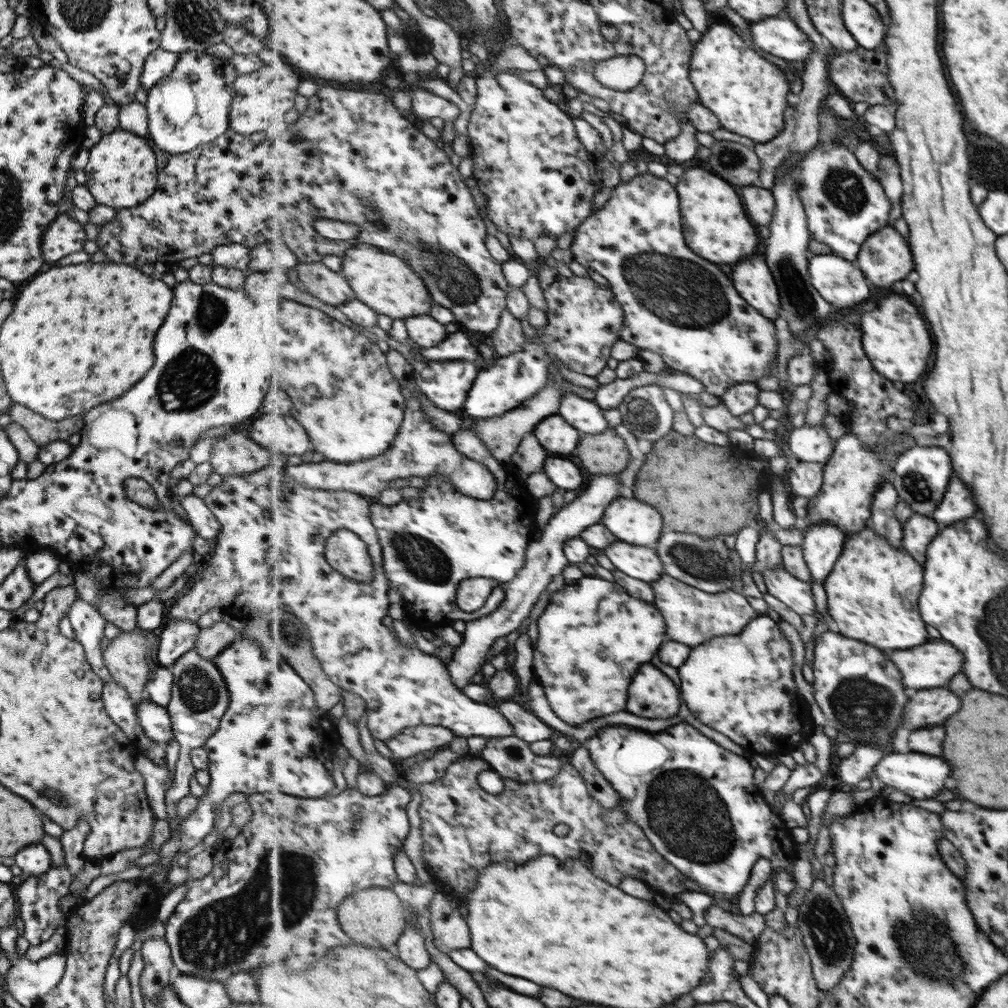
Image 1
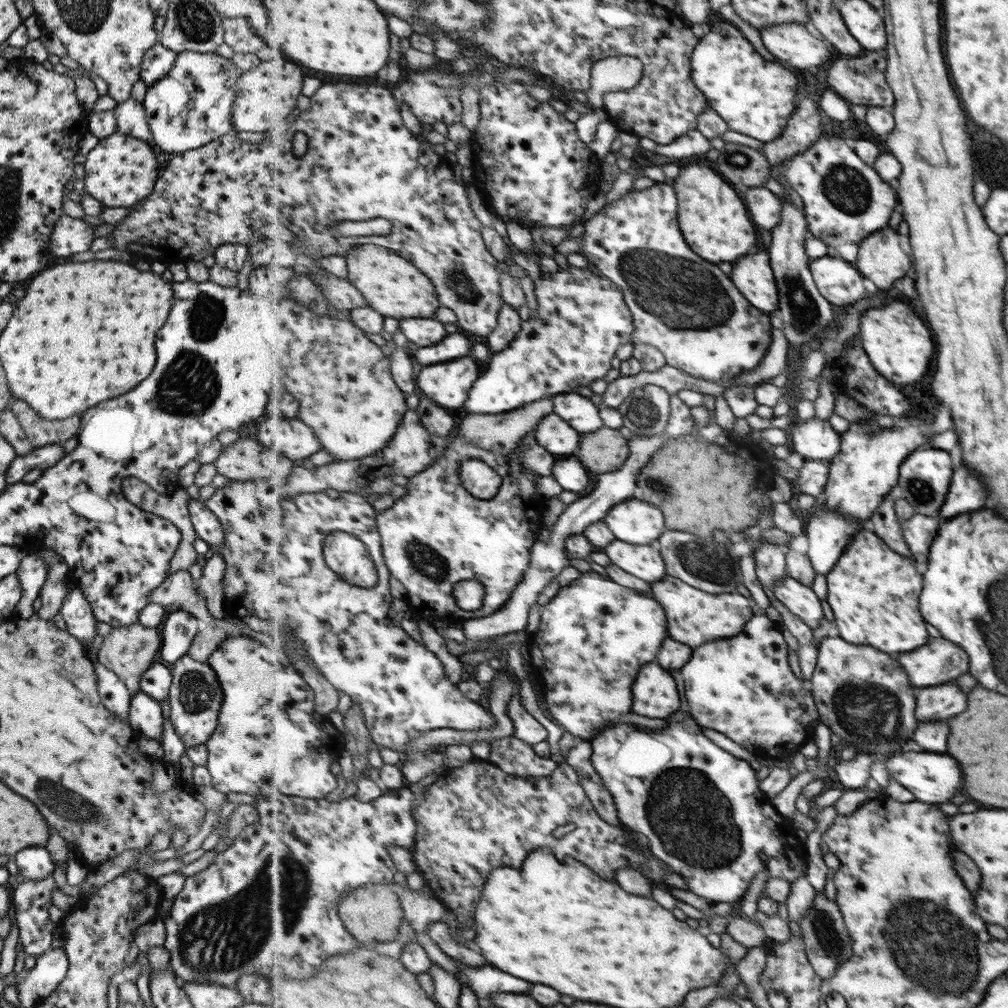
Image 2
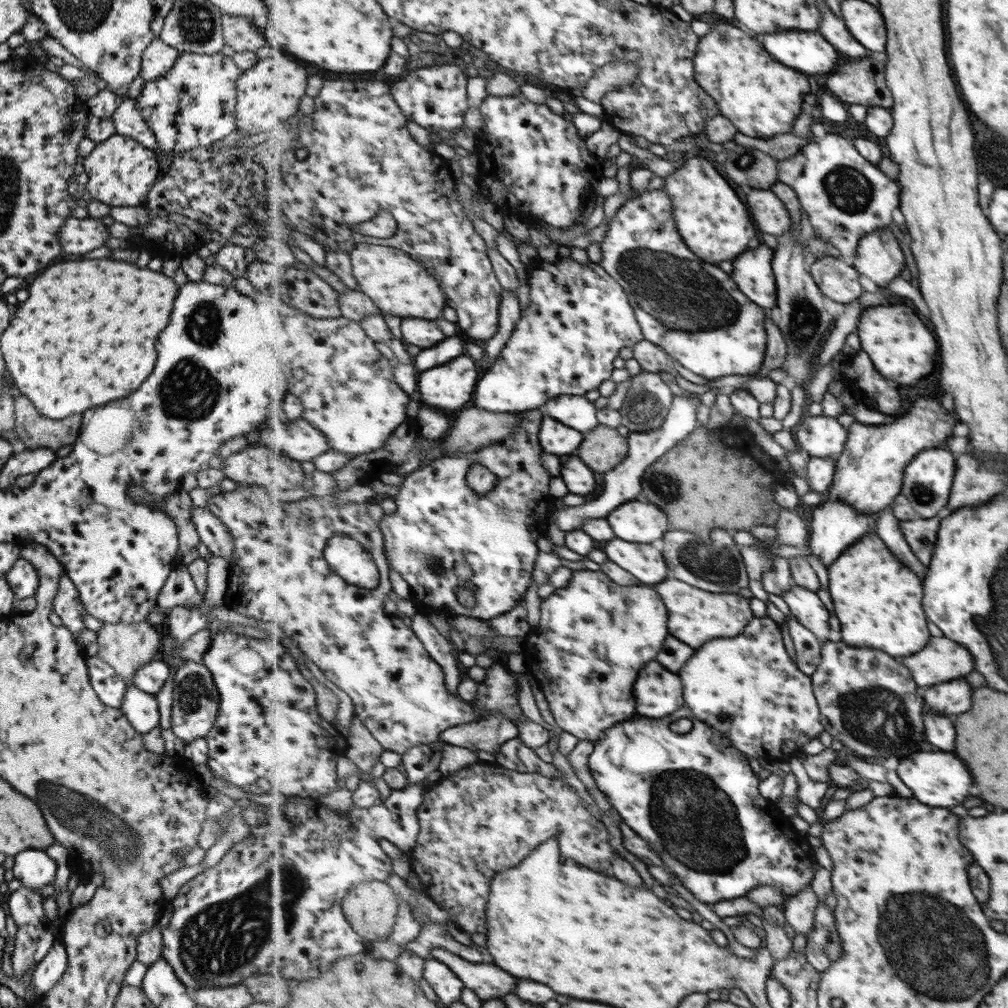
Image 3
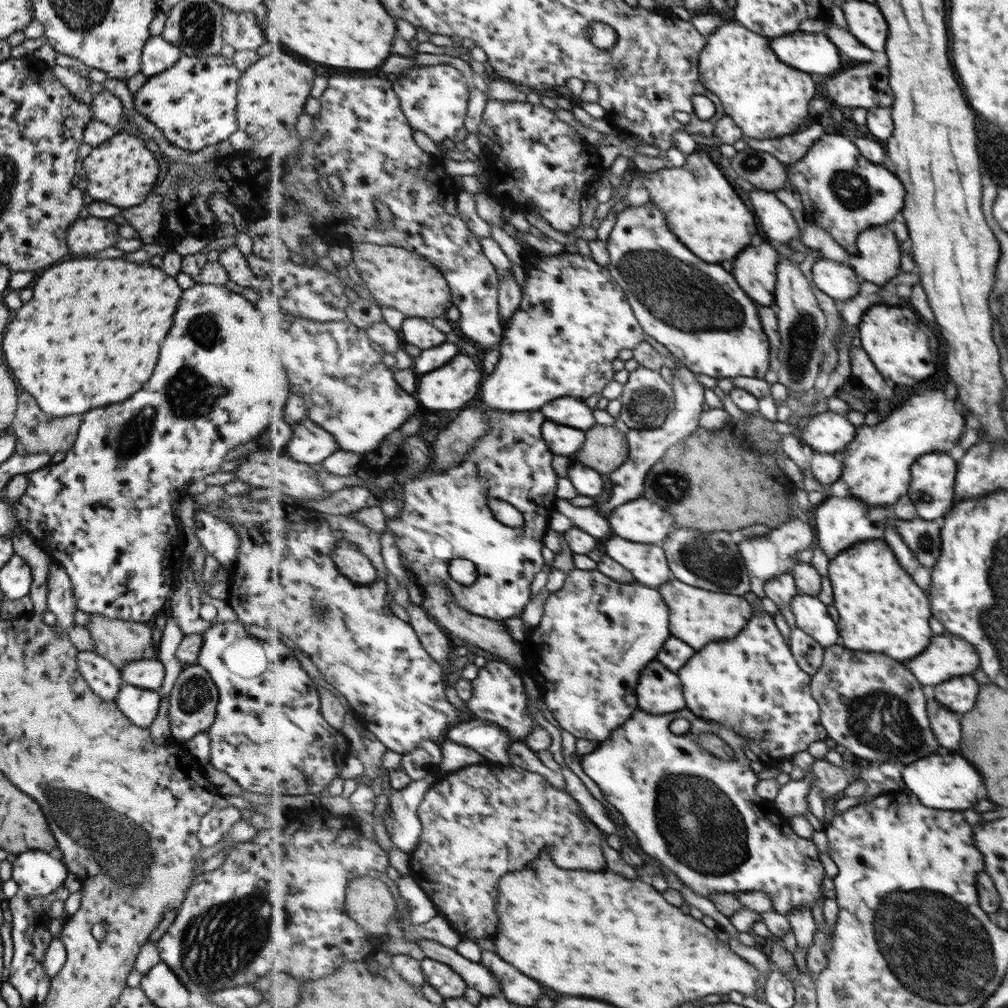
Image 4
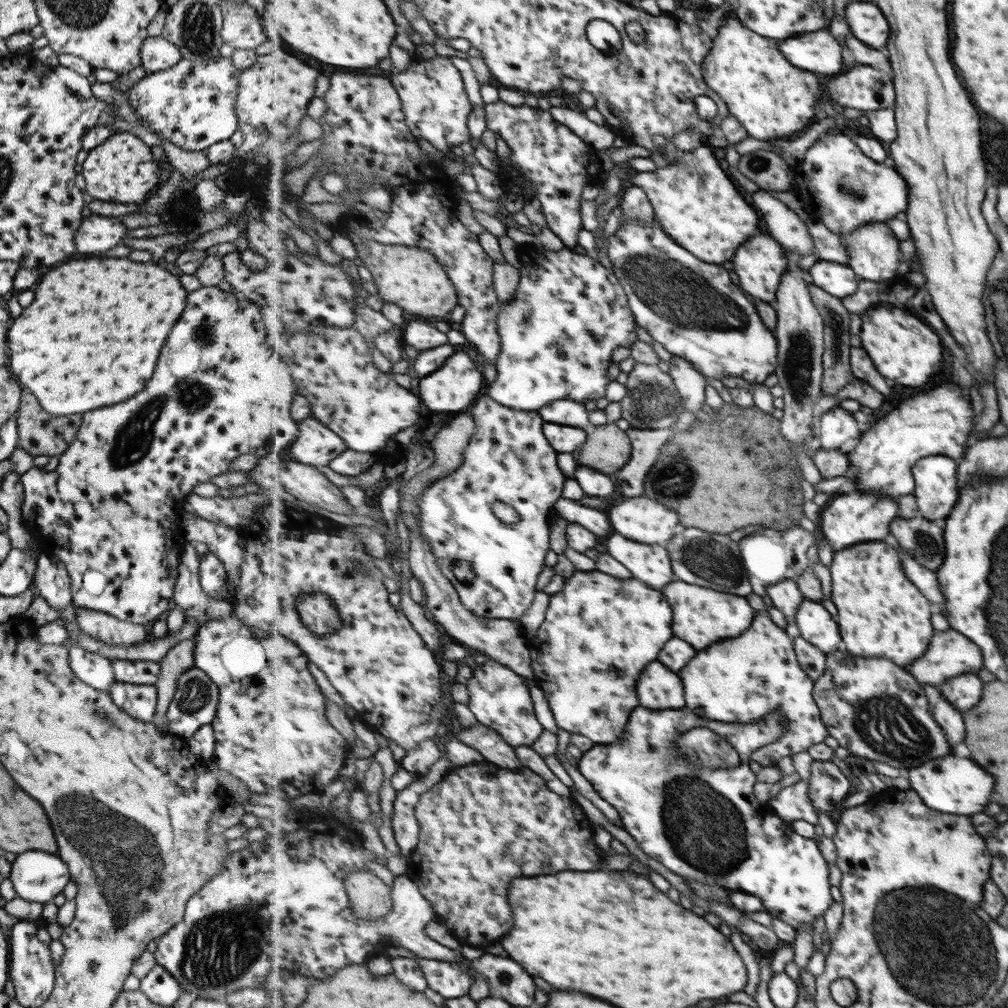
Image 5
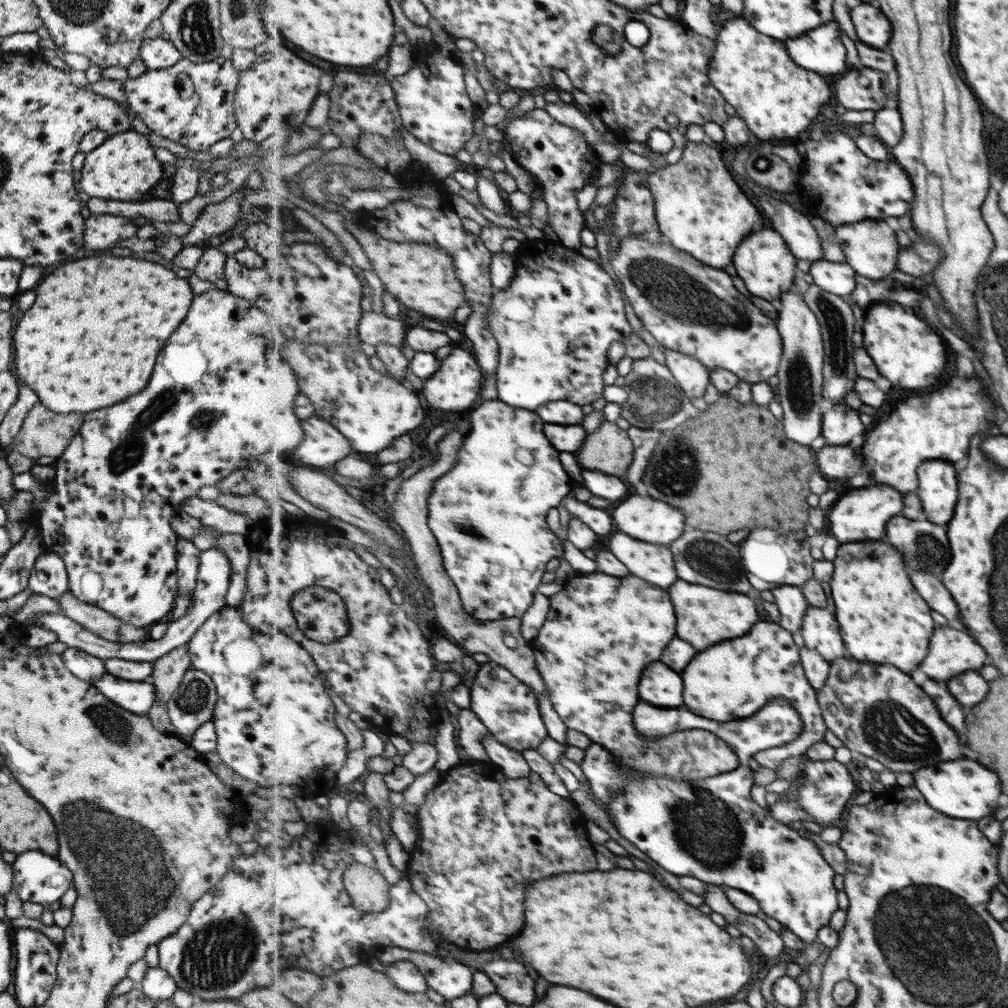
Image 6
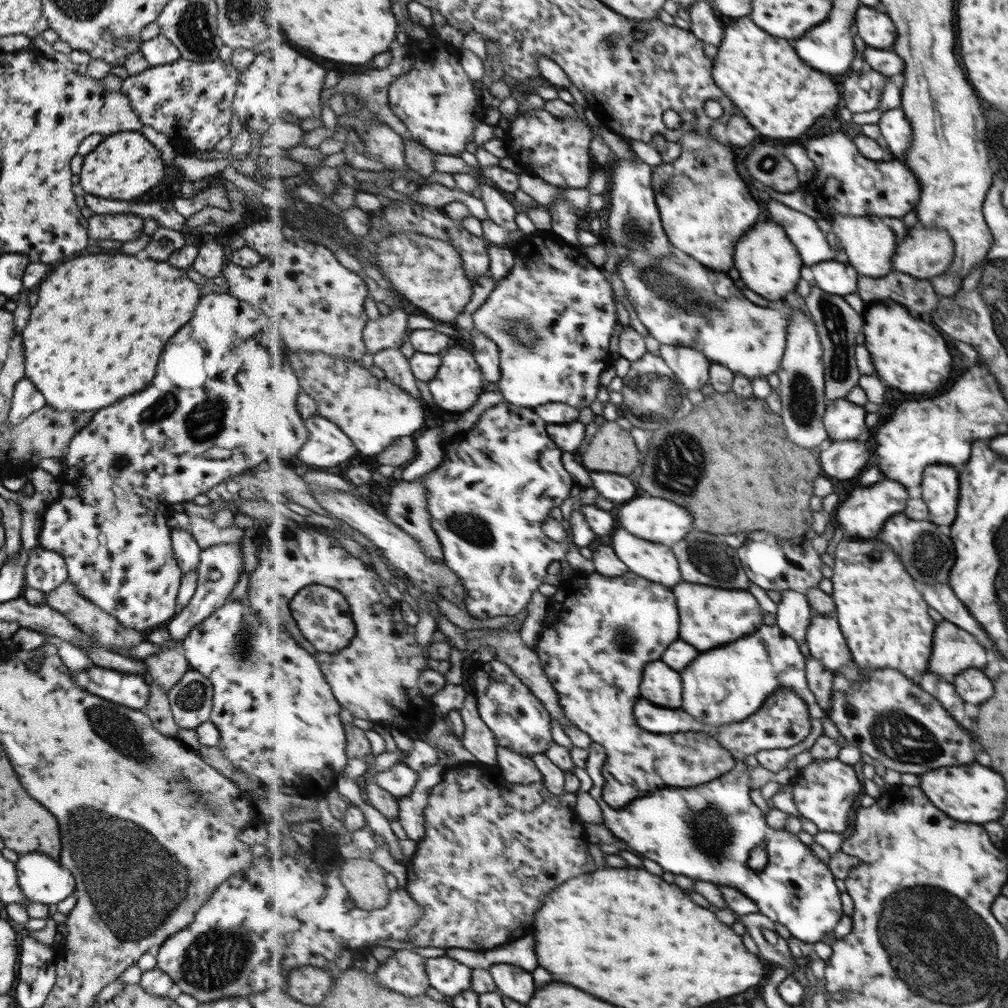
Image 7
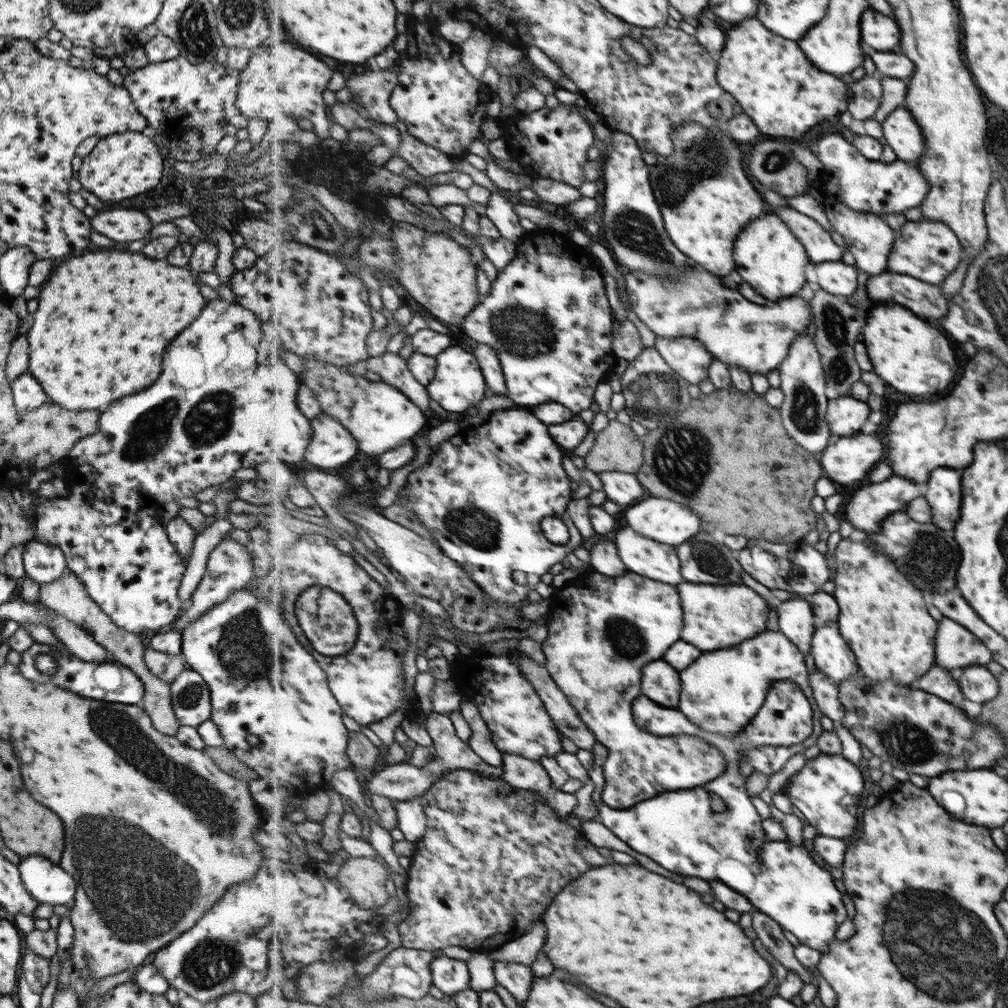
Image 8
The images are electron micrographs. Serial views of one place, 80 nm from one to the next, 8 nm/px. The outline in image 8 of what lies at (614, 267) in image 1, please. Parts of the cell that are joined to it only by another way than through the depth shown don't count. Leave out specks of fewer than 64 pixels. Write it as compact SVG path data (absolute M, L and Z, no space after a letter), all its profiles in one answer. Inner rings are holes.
M691 260L691 272L679 278L655 278L643 272L631 271L626 279L626 293L638 318L661 338L691 337L706 344L715 359L755 373L769 374L782 366L790 348L814 318L814 308L803 298L787 298L773 306L749 302L737 290L721 284L719 276L707 272Z

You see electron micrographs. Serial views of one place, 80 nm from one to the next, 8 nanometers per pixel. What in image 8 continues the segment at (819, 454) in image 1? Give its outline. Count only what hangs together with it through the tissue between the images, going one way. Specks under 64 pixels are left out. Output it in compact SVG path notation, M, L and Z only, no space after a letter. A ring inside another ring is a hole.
M845 396L830 400L827 420L833 433L840 437L859 433L867 422L871 408L867 402L861 402L853 396Z

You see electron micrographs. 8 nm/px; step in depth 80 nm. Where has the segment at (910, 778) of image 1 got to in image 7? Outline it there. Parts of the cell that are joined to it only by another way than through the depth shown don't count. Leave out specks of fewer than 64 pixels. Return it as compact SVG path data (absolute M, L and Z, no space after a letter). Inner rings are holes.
M981 764L940 767L919 778L921 788L928 797L931 796L930 800L935 804L935 808L943 808L943 812L947 812L947 816L955 816L955 820L985 824L991 820L995 822L1003 814L1005 798L1007 798L1005 784L999 774L991 772Z

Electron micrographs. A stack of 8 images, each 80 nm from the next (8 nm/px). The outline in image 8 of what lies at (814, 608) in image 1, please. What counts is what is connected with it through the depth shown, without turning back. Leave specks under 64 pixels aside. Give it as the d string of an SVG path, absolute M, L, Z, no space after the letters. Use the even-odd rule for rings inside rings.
M819 622L813 637L812 655L815 666L838 687L860 670L858 657L842 635L838 622Z

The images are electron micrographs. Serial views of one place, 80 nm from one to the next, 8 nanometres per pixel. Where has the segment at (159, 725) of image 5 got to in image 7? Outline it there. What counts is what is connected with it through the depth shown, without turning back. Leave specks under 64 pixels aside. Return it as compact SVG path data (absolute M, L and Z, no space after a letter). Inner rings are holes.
M178 647L165 648L157 654L148 655L142 662L146 666L147 676L166 692L190 668Z

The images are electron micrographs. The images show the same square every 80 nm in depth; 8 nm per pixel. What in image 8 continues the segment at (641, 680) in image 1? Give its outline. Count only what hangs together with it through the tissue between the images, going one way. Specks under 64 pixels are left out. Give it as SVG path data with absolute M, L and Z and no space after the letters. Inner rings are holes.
M665 660L647 664L643 674L643 694L667 708L677 708L681 698L681 674Z

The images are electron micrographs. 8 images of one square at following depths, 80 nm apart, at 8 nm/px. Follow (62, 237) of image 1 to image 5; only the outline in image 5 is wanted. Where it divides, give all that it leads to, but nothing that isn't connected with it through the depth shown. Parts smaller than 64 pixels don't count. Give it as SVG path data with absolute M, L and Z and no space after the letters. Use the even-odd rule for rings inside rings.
M91 214L89 217L83 217L74 232L73 242L76 252L91 256L91 252L105 252L115 244L121 244L119 240L125 236L125 232L128 230L121 223L120 217Z

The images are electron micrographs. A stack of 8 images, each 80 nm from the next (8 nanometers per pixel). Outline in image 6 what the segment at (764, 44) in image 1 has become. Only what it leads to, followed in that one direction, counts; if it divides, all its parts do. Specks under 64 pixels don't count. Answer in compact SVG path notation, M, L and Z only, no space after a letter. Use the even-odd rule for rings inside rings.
M835 19L819 28L814 28L801 38L787 44L795 62L807 70L819 74L841 74L848 70L847 48L841 40L841 24Z

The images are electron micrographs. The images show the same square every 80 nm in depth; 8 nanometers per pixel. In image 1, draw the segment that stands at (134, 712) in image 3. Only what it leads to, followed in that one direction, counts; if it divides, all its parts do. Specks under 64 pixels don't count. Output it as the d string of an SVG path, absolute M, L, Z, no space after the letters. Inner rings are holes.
M141 700L136 704L135 709L138 725L142 728L145 737L161 746L165 746L173 740L170 718L165 707Z

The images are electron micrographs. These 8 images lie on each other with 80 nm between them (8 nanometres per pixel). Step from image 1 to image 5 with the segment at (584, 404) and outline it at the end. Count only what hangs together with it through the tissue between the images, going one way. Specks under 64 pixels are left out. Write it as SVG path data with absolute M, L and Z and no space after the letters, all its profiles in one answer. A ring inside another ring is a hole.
M573 400L555 401L538 411L542 413L543 420L553 424L569 424L577 428L587 428L587 432L591 432L591 428L596 427L591 424L590 412L584 404Z

